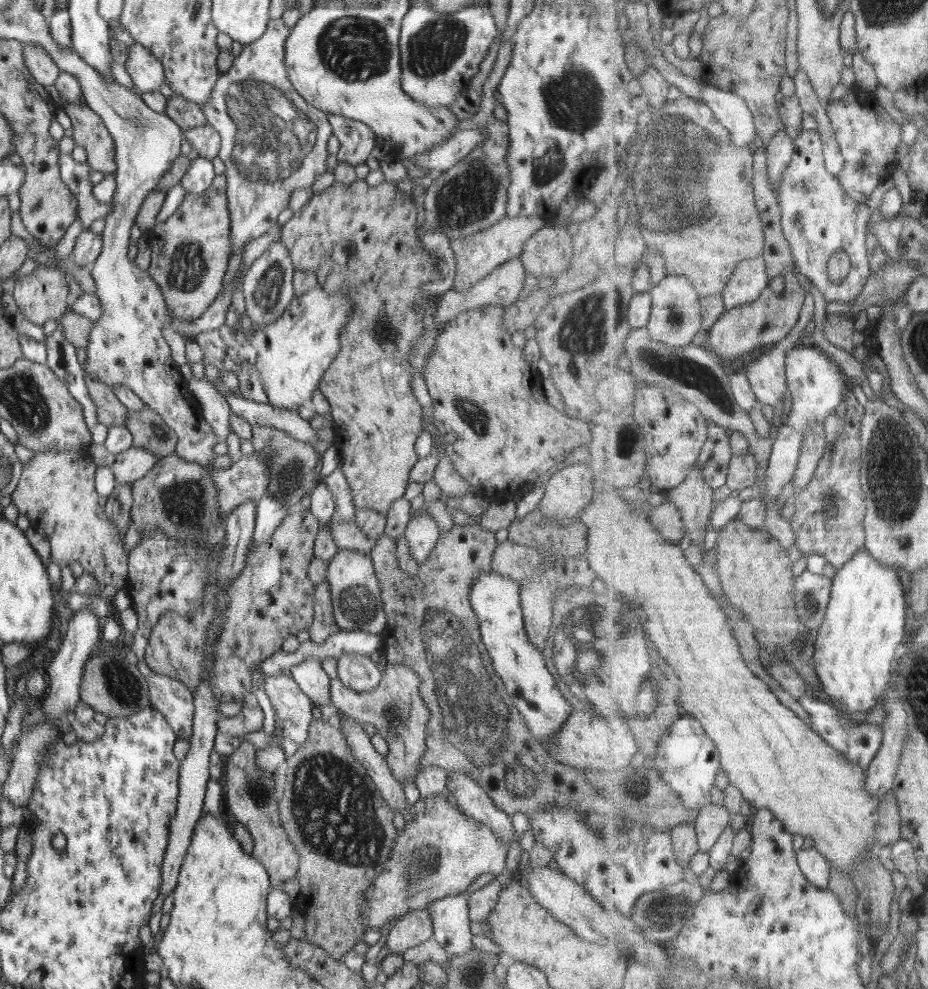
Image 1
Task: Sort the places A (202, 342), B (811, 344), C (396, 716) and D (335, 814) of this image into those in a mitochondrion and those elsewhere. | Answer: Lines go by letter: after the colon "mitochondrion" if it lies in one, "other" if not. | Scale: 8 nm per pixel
A: other
B: other
C: mitochondrion
D: mitochondrion

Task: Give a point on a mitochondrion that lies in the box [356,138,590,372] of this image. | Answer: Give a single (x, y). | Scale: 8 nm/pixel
(470, 196)

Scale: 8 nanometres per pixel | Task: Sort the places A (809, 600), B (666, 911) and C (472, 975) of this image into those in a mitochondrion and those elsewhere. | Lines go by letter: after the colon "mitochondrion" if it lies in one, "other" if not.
A: mitochondrion
B: mitochondrion
C: mitochondrion

